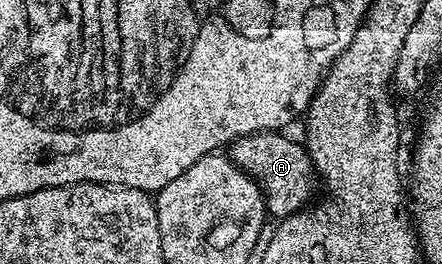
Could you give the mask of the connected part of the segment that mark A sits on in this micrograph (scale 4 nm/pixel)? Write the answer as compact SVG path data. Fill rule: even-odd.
M261 130L236 139L228 147L228 157L262 187L266 196L267 211L273 217L275 214L275 219L278 220L303 209L315 197L314 186L316 190L314 165L305 145L301 141L289 142L284 135L285 133L273 130Z

